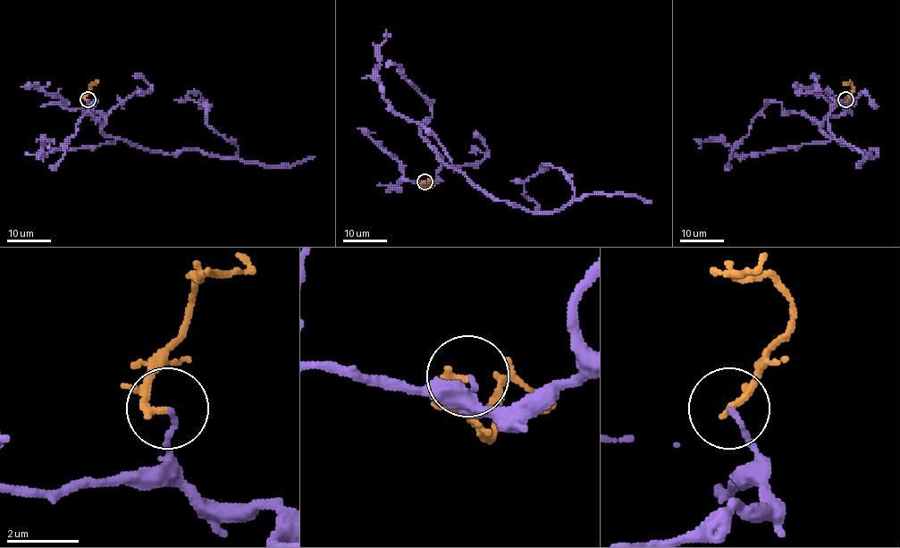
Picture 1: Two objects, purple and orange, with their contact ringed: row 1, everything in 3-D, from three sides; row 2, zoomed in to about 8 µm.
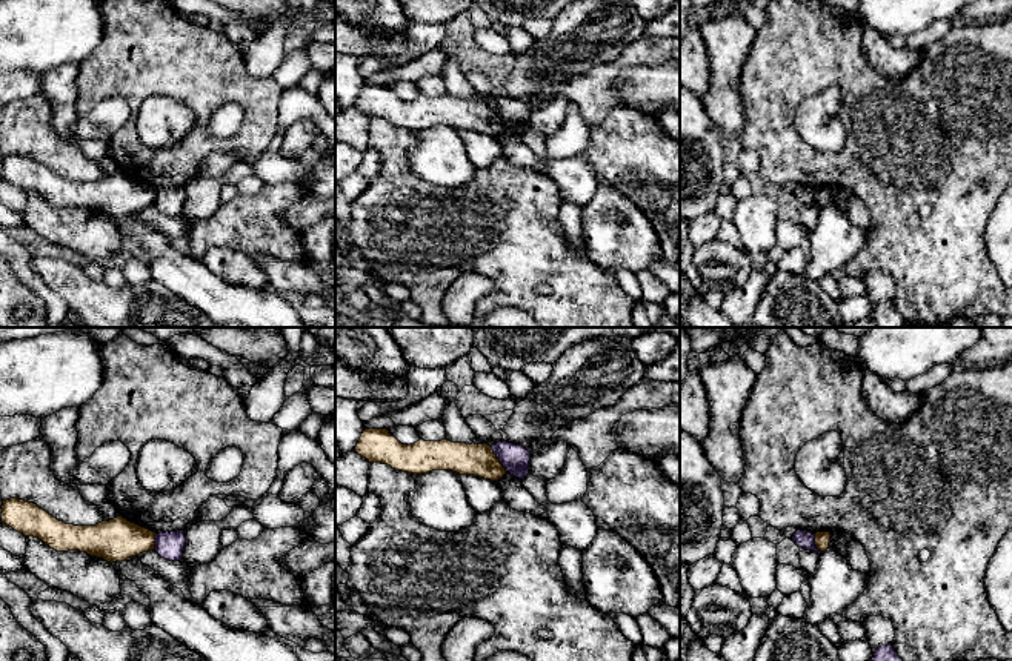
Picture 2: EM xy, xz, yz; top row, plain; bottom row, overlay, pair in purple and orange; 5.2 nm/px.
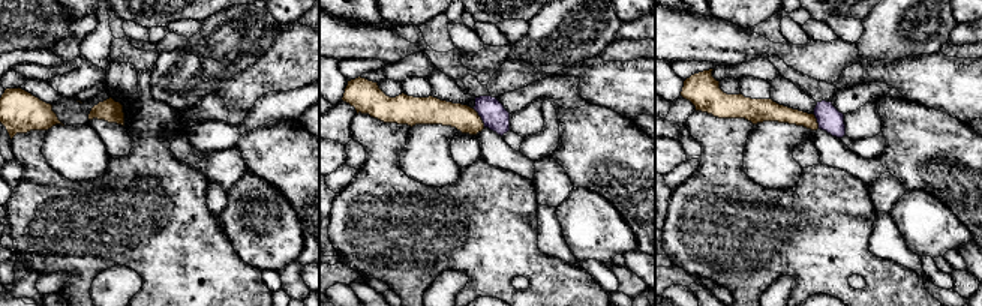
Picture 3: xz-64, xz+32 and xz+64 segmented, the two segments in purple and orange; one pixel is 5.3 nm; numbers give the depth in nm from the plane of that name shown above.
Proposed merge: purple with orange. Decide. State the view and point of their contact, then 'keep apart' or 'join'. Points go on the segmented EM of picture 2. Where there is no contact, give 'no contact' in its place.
xz (499, 458) | keep apart

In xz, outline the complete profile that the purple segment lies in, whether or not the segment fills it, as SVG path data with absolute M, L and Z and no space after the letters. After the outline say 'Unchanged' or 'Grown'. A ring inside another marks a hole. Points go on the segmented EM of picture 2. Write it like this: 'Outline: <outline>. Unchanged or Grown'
Outline: M498 441L492 446L494 453L511 475L523 480L529 475L531 452L520 444Z. Unchanged

